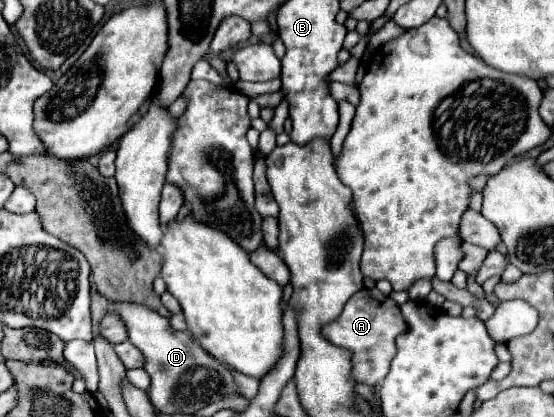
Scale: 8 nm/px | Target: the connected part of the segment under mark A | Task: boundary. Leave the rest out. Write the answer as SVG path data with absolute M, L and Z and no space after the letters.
M362 288L350 296L350 300L344 304L342 314L334 322L330 322L322 328L322 334L332 344L352 350L352 354L354 354L352 364L354 364L356 382L376 386L388 374L390 362L396 354L394 338L398 334L402 334L404 330L406 330L406 324L402 320L398 304L390 296L382 294L378 288L372 288L372 290Z

